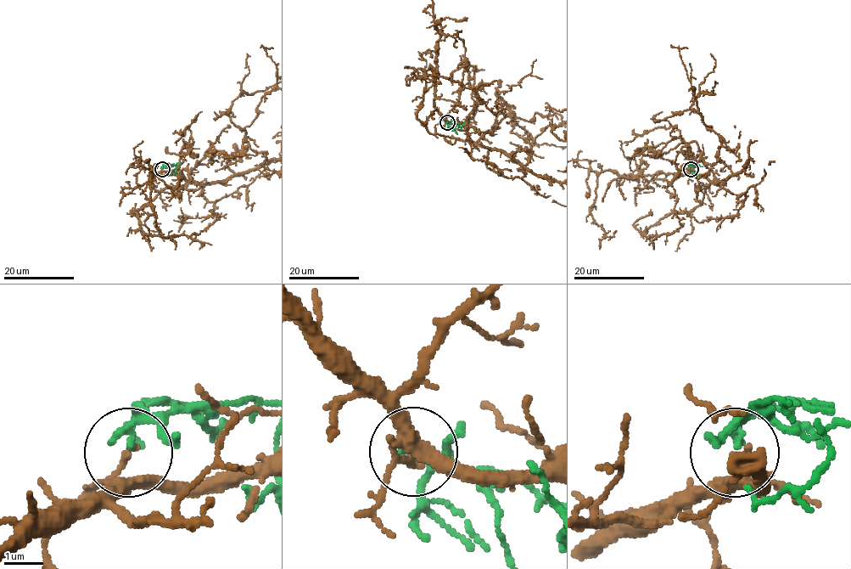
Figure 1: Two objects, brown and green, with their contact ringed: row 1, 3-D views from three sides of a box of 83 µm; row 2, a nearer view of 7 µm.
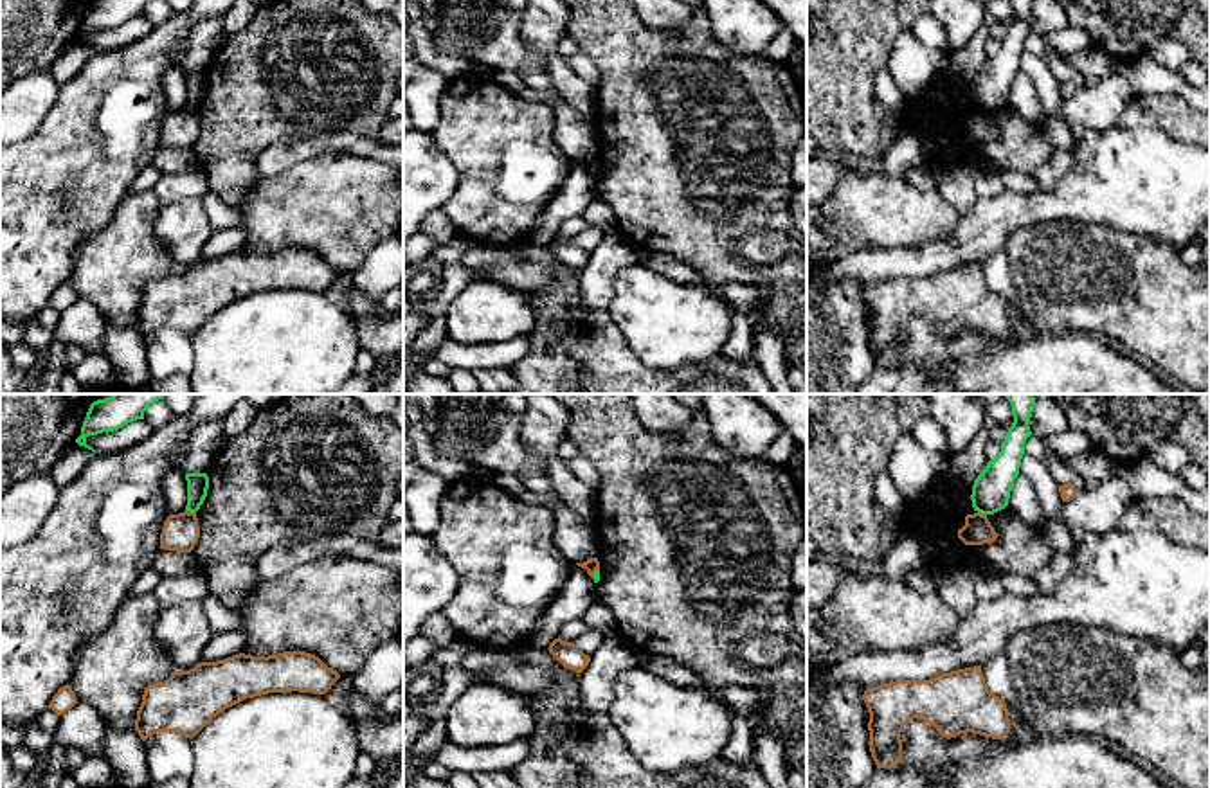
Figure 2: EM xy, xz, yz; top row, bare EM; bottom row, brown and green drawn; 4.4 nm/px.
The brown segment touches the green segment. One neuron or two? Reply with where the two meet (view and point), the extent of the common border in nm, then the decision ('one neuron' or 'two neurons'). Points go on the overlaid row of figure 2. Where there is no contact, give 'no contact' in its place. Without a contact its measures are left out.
contact xy (191, 513); length 50 nm; two neurons

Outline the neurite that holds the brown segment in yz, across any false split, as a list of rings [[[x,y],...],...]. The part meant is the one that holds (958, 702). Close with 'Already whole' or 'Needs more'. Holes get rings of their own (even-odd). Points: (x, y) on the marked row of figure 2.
[[[981,666],[942,673],[929,680],[895,680],[880,684],[866,689],[862,700],[870,712],[868,745],[877,768],[895,768],[900,763],[900,732],[913,718],[933,725],[947,739],[967,732],[1003,739],[1010,732],[1007,703],[989,691]]]. Already whole

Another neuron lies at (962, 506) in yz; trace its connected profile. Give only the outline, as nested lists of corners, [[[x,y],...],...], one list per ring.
[[[929,491],[924,495],[924,500],[931,502],[935,509],[951,507],[958,518],[974,511],[971,497],[956,498],[947,491]]]

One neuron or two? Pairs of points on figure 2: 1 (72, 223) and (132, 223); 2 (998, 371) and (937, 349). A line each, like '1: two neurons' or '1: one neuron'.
1: two neurons
2: one neuron

